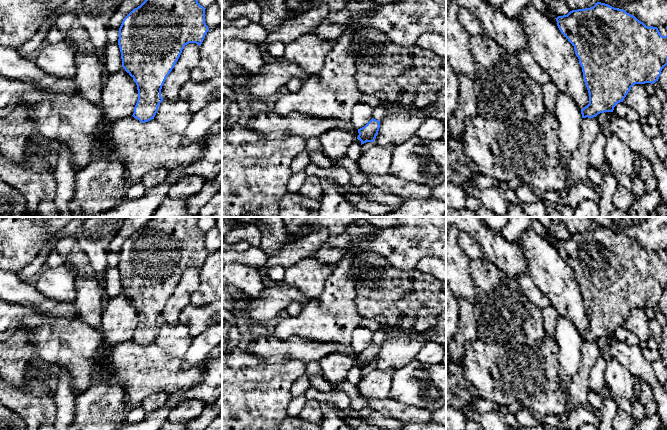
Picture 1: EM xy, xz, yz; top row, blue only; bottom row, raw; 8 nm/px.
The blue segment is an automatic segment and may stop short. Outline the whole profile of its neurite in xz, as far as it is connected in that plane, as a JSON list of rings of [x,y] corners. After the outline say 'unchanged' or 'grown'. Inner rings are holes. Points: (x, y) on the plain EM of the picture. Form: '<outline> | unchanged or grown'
[[[381,330],[373,333],[372,343],[364,351],[358,353],[357,363],[361,365],[361,369],[366,366],[374,366],[380,352],[380,346],[384,341],[385,334]]] | grown

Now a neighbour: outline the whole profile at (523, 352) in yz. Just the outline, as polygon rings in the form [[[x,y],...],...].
[[[545,335],[541,351],[528,345],[507,347],[488,344],[479,338],[464,344],[462,382],[475,387],[482,398],[494,401],[500,406],[511,409],[526,409],[538,414],[541,419],[546,416],[558,416],[567,419],[572,403],[569,393],[560,384],[559,347],[555,338]]]

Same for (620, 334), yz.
[[[623,326],[616,328],[612,337],[614,337],[619,342],[631,345],[638,345],[640,342],[635,334],[627,331]]]

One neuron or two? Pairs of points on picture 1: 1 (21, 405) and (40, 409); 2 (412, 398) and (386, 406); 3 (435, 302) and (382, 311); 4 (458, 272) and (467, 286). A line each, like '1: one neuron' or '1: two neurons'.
1: one neuron
2: two neurons
3: one neuron
4: one neuron

